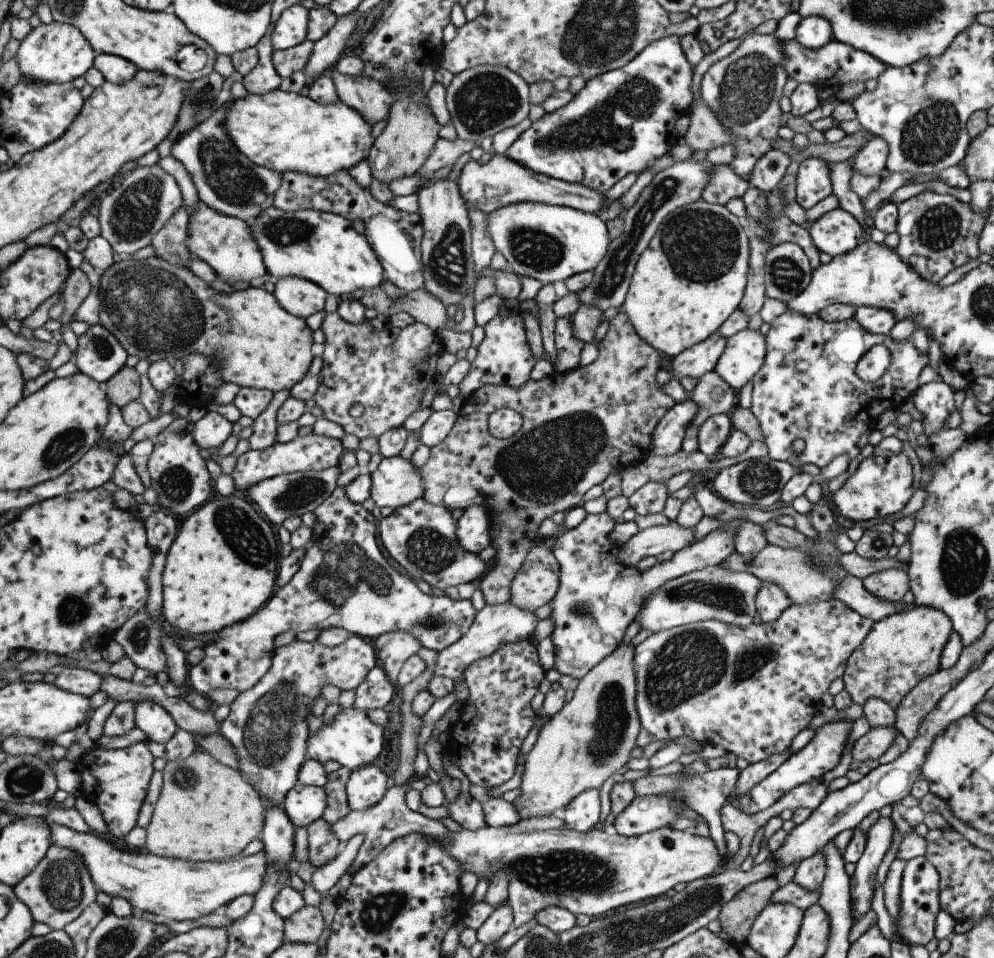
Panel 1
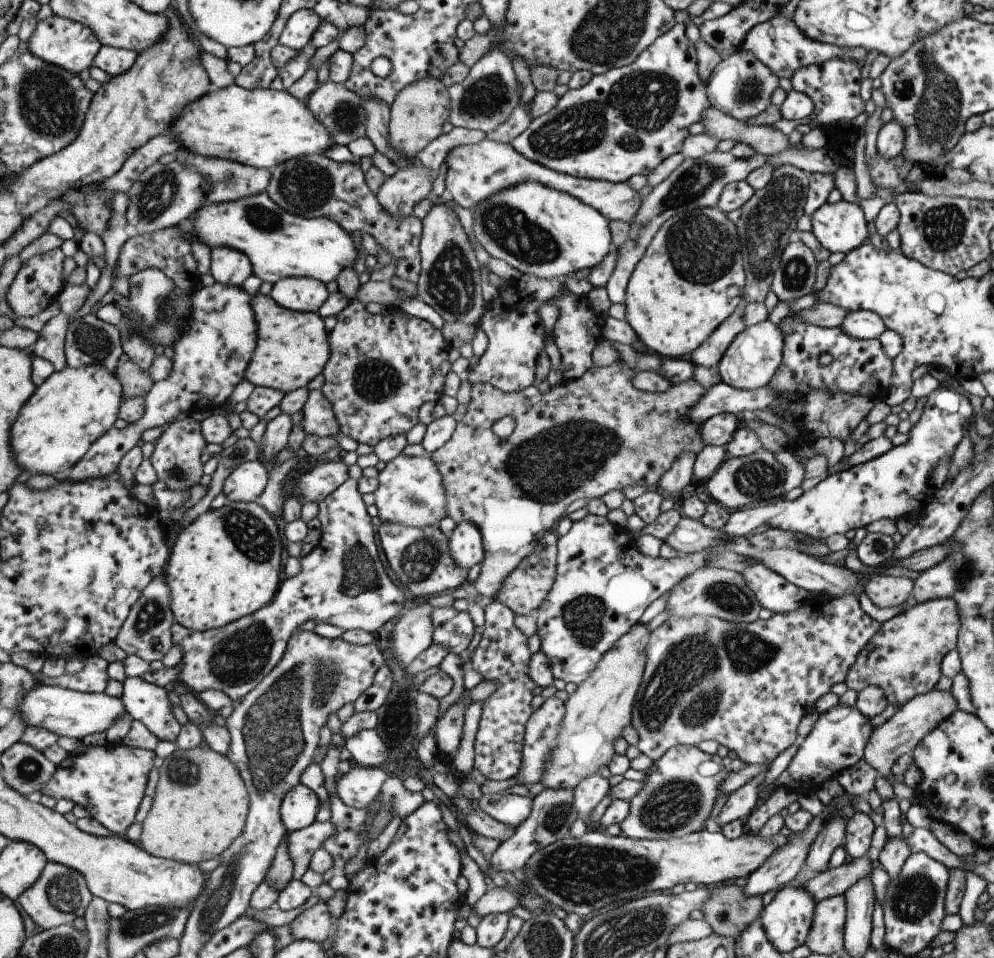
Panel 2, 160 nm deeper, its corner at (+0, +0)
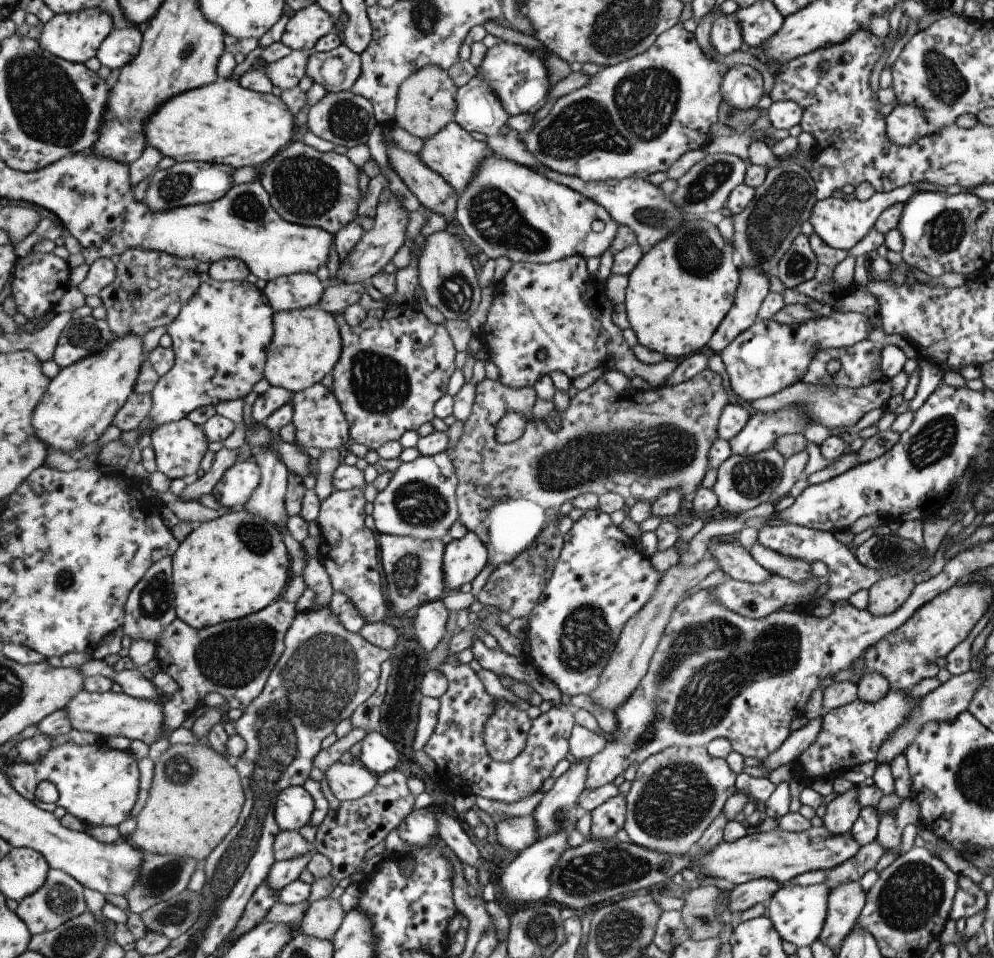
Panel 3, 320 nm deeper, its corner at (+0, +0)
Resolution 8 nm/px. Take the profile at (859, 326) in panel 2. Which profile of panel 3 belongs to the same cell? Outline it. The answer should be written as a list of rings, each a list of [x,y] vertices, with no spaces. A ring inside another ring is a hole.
[[[831,312],[797,326],[784,326],[770,319],[757,320],[735,336],[718,355],[727,372],[729,386],[739,401],[758,400],[801,381],[817,350],[851,347],[865,340],[872,327],[869,318],[857,312]]]

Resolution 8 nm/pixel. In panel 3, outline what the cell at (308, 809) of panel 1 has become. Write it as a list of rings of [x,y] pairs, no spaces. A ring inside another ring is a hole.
[[[297,785],[279,794],[275,817],[282,831],[301,831],[310,824],[315,808],[315,798],[305,786]]]

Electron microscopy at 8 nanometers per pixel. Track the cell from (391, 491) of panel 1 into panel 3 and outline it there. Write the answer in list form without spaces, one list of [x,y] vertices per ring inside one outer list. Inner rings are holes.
[[[446,452],[422,455],[414,462],[403,462],[389,485],[374,500],[375,530],[380,534],[413,536],[418,540],[441,540],[459,521],[458,473]]]

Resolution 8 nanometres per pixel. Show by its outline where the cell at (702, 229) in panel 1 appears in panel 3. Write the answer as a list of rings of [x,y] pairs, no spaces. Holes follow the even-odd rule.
[[[695,218],[687,219],[677,230],[653,244],[629,272],[624,295],[623,308],[636,342],[671,358],[693,355],[707,345],[731,308],[739,284],[739,268],[733,265],[732,252],[733,244],[722,239],[715,226]]]

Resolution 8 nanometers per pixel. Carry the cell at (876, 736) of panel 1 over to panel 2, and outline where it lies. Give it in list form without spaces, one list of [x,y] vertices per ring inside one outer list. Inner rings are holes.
[[[932,688],[926,693],[921,693],[910,698],[905,704],[902,704],[897,711],[888,718],[883,724],[875,727],[871,731],[871,736],[864,746],[863,760],[874,768],[878,775],[884,777],[891,785],[894,796],[898,800],[906,799],[910,801],[915,791],[906,786],[903,782],[897,782],[891,774],[891,766],[896,758],[901,754],[910,754],[917,746],[917,743],[930,730],[933,730],[942,720],[945,720],[955,709],[957,705],[955,699],[949,691],[940,691]]]

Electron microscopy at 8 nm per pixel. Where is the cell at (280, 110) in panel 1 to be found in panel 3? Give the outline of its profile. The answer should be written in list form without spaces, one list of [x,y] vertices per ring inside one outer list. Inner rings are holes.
[[[261,46],[249,52],[244,61],[237,64],[231,78],[218,80],[214,84],[185,92],[168,100],[167,104],[159,108],[155,116],[151,116],[149,126],[147,126],[147,144],[161,150],[165,157],[171,157],[176,162],[202,161],[223,165],[230,170],[265,164],[274,159],[279,152],[287,149],[293,142],[291,140],[293,140],[293,128],[295,128],[293,117],[295,116],[286,101],[281,96],[251,91],[240,84],[240,77],[251,67],[255,58],[262,55],[262,52]]]

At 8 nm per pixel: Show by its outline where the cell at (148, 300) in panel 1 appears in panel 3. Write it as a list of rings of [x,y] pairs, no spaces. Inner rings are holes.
[[[320,306],[293,311],[274,312],[274,340],[267,352],[265,379],[272,387],[283,387],[293,394],[318,384],[334,372],[335,366],[342,359],[343,340],[340,319],[326,312]]]

